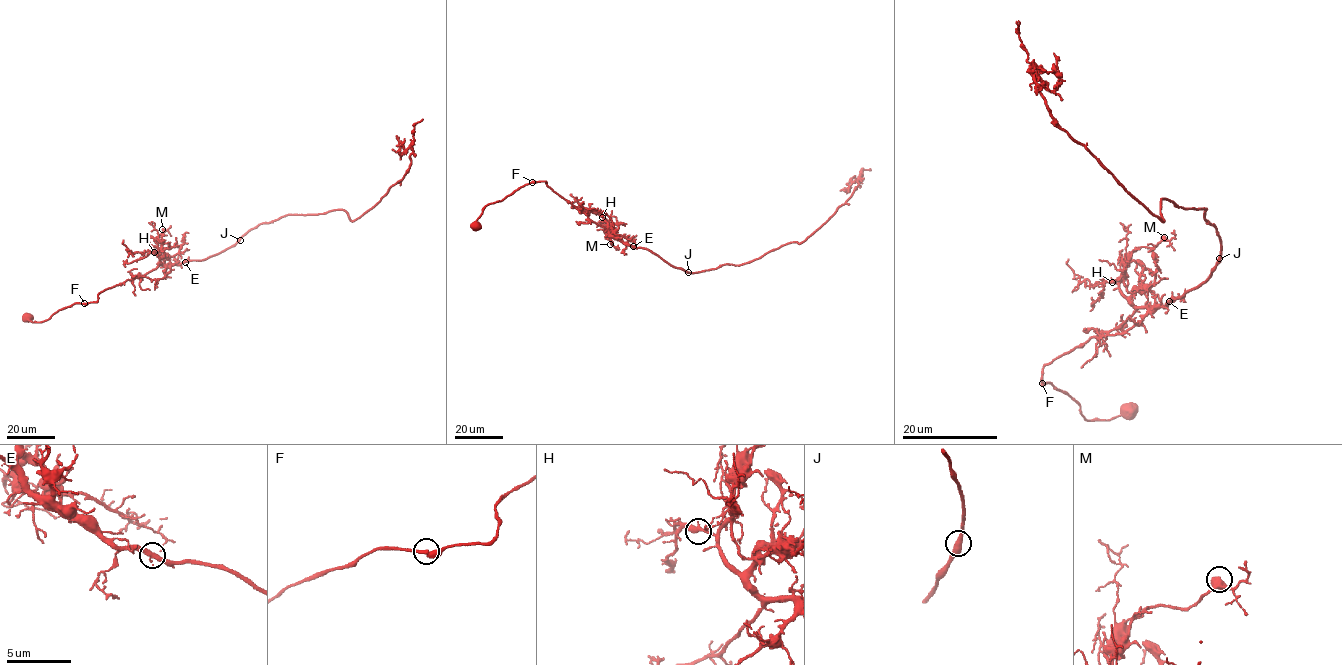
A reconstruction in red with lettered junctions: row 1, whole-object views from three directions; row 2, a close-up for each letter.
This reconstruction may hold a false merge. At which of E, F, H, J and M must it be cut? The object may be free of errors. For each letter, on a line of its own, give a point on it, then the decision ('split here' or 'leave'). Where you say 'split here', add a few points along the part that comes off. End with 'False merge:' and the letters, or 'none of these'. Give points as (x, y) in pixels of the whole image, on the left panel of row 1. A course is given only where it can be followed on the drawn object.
E: at (185, 262); leave
F: at (84, 303); leave
H: at (154, 252); leave
J: at (240, 240); leave
M: at (162, 229); leave
False merge: none of these

